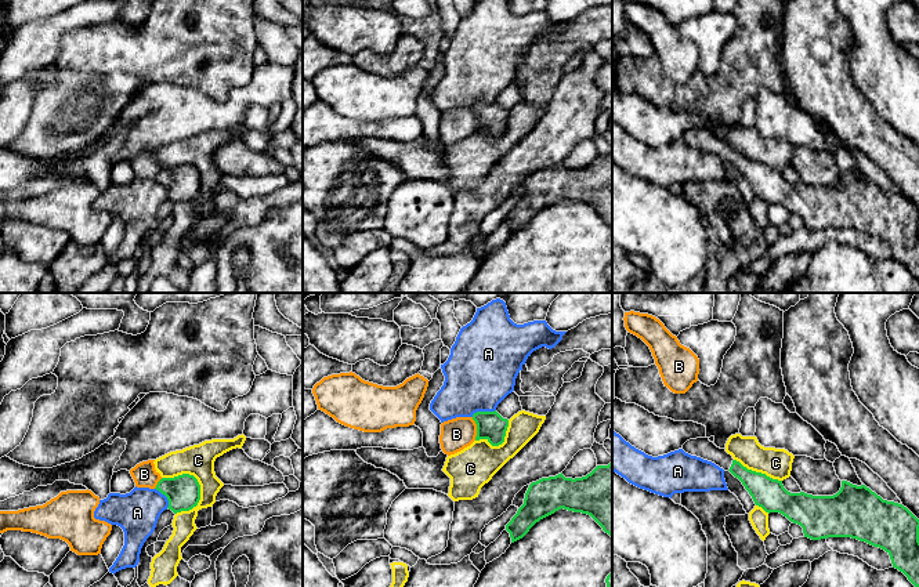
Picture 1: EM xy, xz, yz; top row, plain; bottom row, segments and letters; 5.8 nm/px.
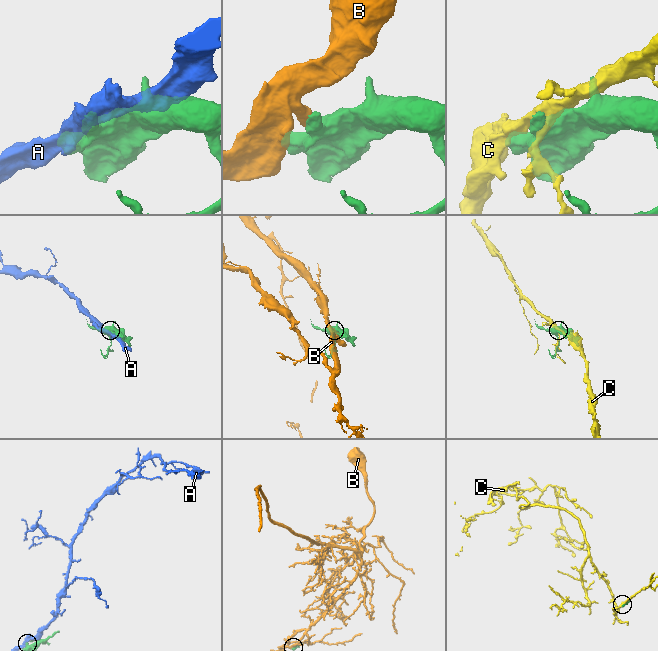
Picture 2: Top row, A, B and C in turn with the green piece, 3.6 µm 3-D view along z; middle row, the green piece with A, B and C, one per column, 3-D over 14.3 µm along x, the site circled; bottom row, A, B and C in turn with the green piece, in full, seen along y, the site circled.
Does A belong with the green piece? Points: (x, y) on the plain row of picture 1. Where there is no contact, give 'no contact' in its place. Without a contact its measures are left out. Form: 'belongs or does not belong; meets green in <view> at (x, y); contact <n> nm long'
does not belong; meets green in xz at (482, 102); contact 150 nm long

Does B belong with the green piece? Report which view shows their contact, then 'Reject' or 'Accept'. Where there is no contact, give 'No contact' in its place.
Touches green in xz. Reject

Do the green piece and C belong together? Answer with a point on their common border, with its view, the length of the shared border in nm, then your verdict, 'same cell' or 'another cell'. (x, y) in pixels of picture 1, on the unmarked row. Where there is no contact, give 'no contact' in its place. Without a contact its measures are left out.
xy (192, 166) | 280 nm | another cell

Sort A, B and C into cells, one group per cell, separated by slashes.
A / B / C

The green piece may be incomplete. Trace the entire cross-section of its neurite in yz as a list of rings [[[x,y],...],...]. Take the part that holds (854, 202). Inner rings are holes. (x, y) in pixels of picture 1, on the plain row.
[[[709,128],[690,130],[681,139],[691,146],[714,153],[724,162],[730,162],[742,173],[756,196],[768,204],[779,203],[790,213],[800,215],[804,228],[811,231],[851,228],[884,240],[890,246],[893,258],[902,262],[919,279],[919,210],[902,195],[883,191],[865,175],[857,177],[847,171],[842,171],[840,181],[833,186],[813,186],[804,182],[790,184],[784,178],[782,171],[748,160],[734,151],[726,139],[720,139],[710,133]]]

